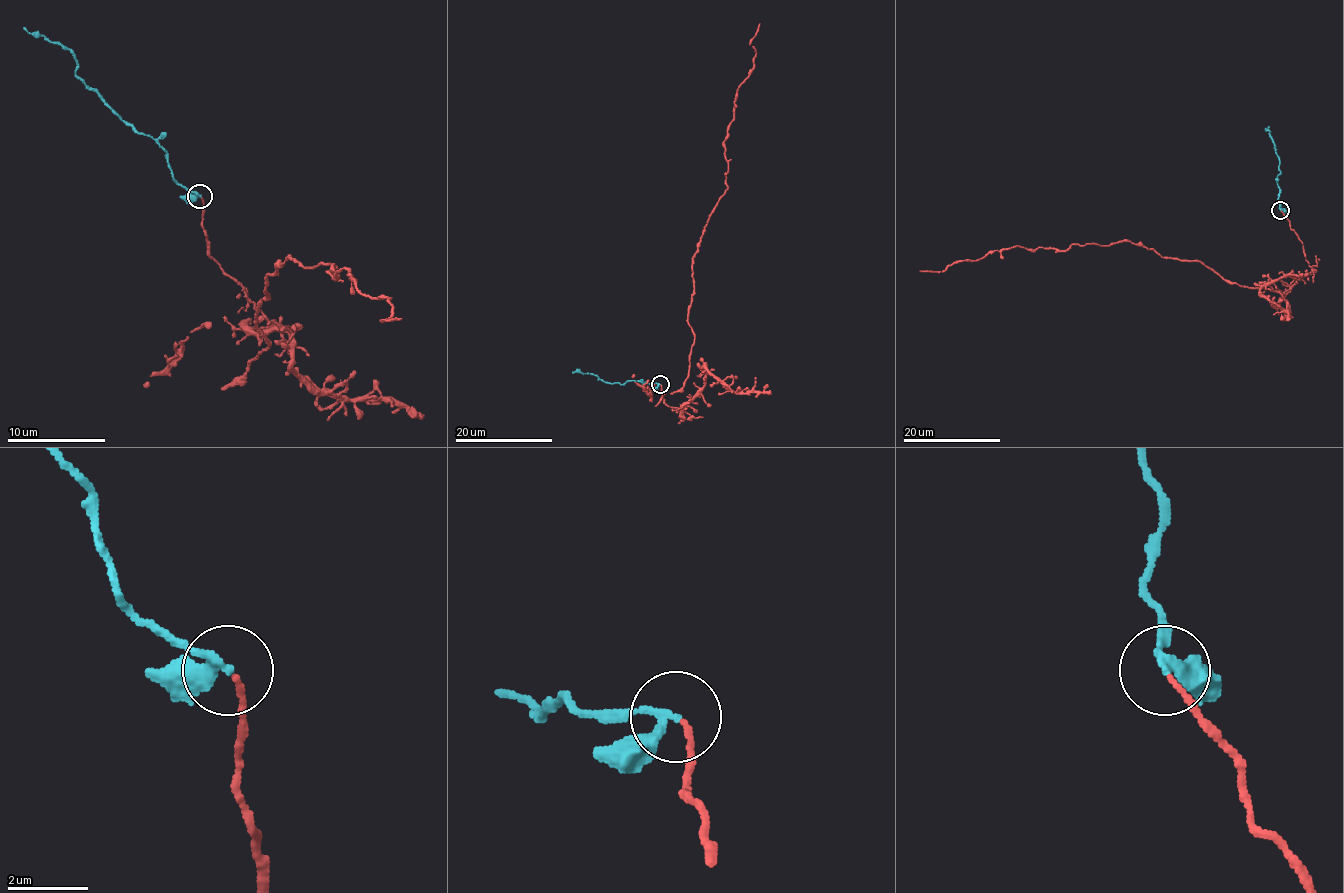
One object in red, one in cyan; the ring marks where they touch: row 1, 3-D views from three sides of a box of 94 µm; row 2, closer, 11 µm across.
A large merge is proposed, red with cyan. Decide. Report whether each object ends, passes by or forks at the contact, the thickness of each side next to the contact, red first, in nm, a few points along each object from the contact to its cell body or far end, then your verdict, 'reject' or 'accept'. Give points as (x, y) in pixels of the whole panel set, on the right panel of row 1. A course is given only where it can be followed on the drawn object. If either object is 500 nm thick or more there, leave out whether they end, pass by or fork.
red ends there; cyan passes by; 120 nm thick on the red side, 240 nm on the other; red runs (1281, 210), (1314, 271), (1259, 287), (1125, 241), (1017, 245), (920, 271); cyan runs (1280, 210), (1280, 188), (1276, 180), (1280, 174), (1280, 159), (1269, 135), (1269, 126); accept

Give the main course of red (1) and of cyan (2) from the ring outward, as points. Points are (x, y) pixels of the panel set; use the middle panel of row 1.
1: (661, 385), (691, 415), (706, 374), (690, 363), (692, 258), (727, 188), (724, 141), (760, 24)
2: (659, 384), (634, 380), (608, 384), (590, 373), (572, 373)

